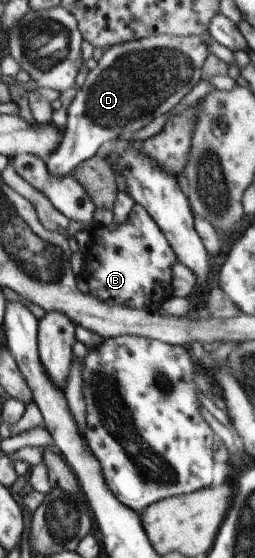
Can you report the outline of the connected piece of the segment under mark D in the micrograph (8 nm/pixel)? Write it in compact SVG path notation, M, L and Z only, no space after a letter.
M207 33L192 37L161 34L105 49L102 58L97 62L98 65L93 70L89 70L83 86L78 88L68 106L64 138L55 153L45 160L48 172L56 178L71 174L83 160L92 158L102 144L112 140L131 139L133 134L150 124L155 118L168 114L203 77L202 67L206 58L210 56L210 50L206 46L208 38L210 36Z

